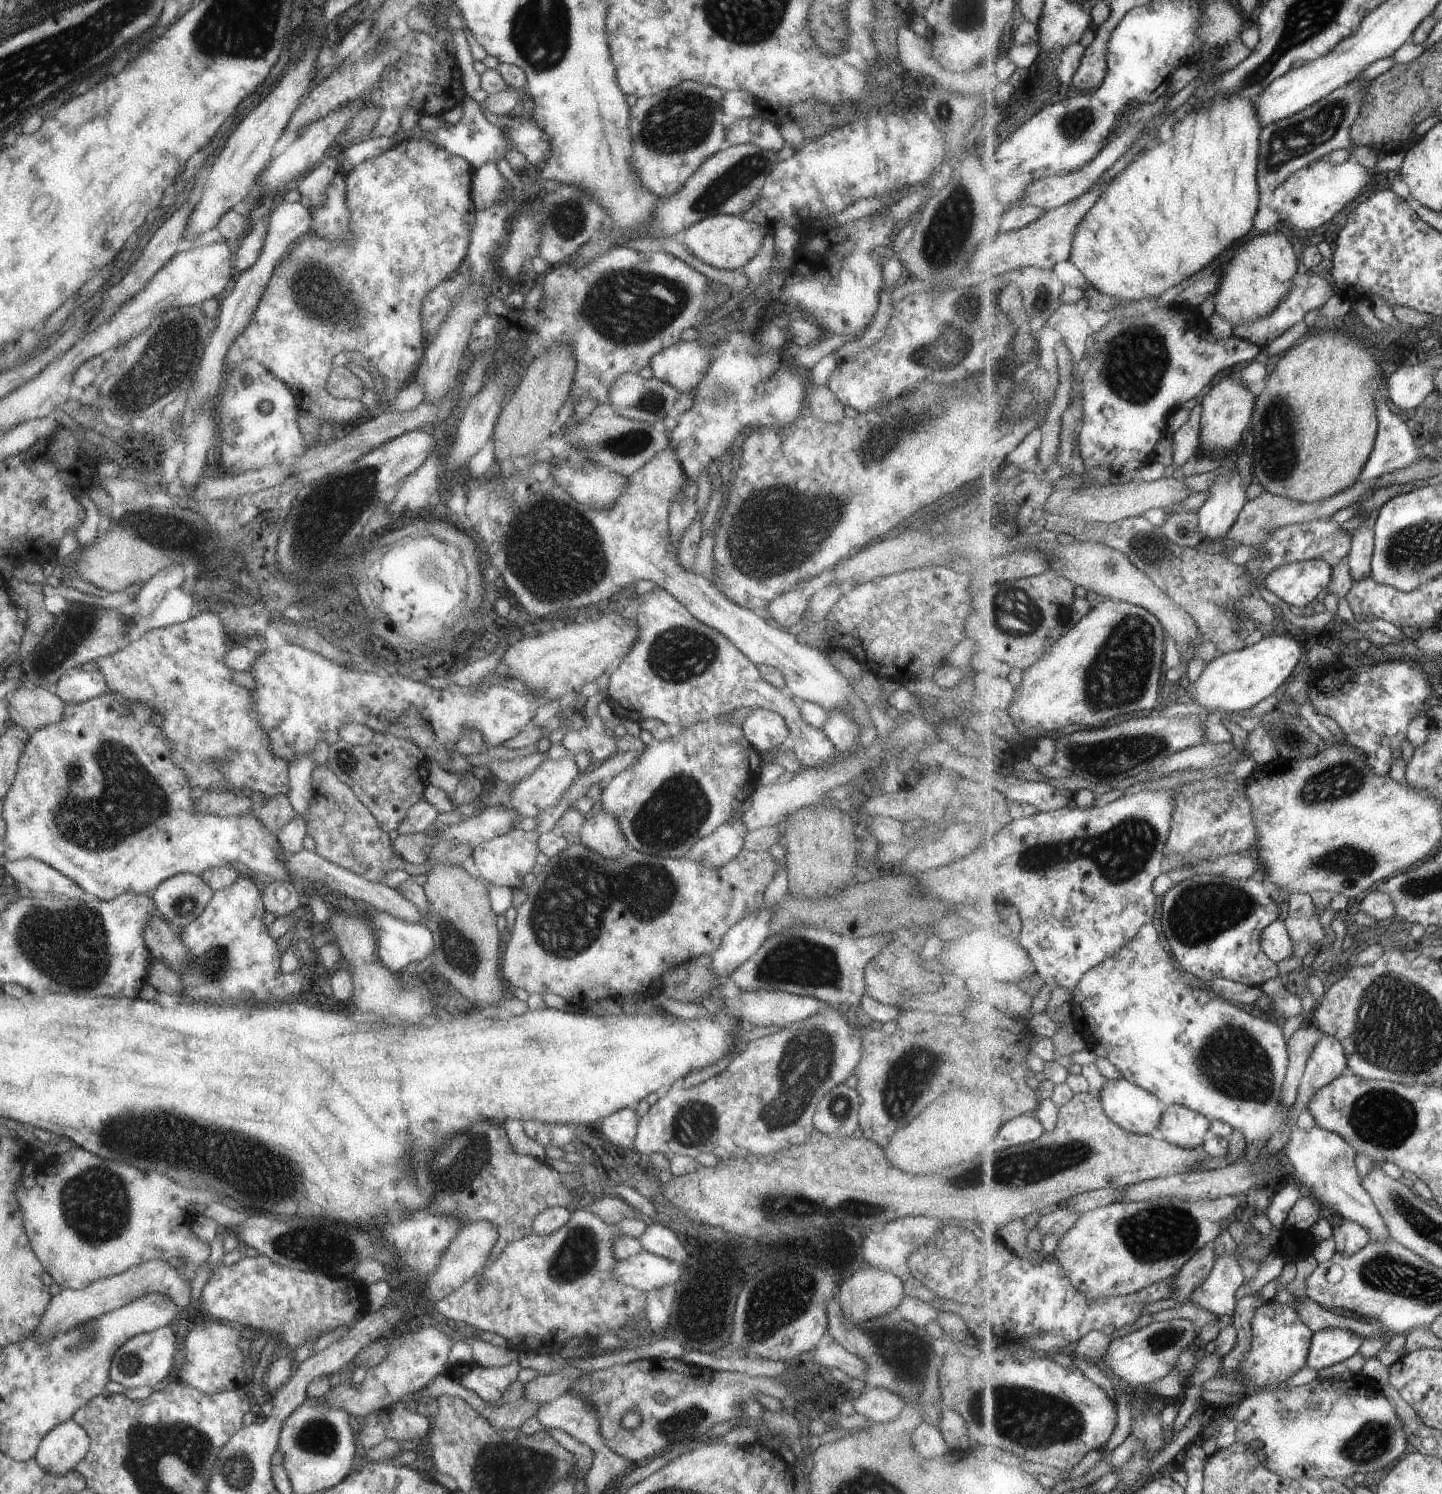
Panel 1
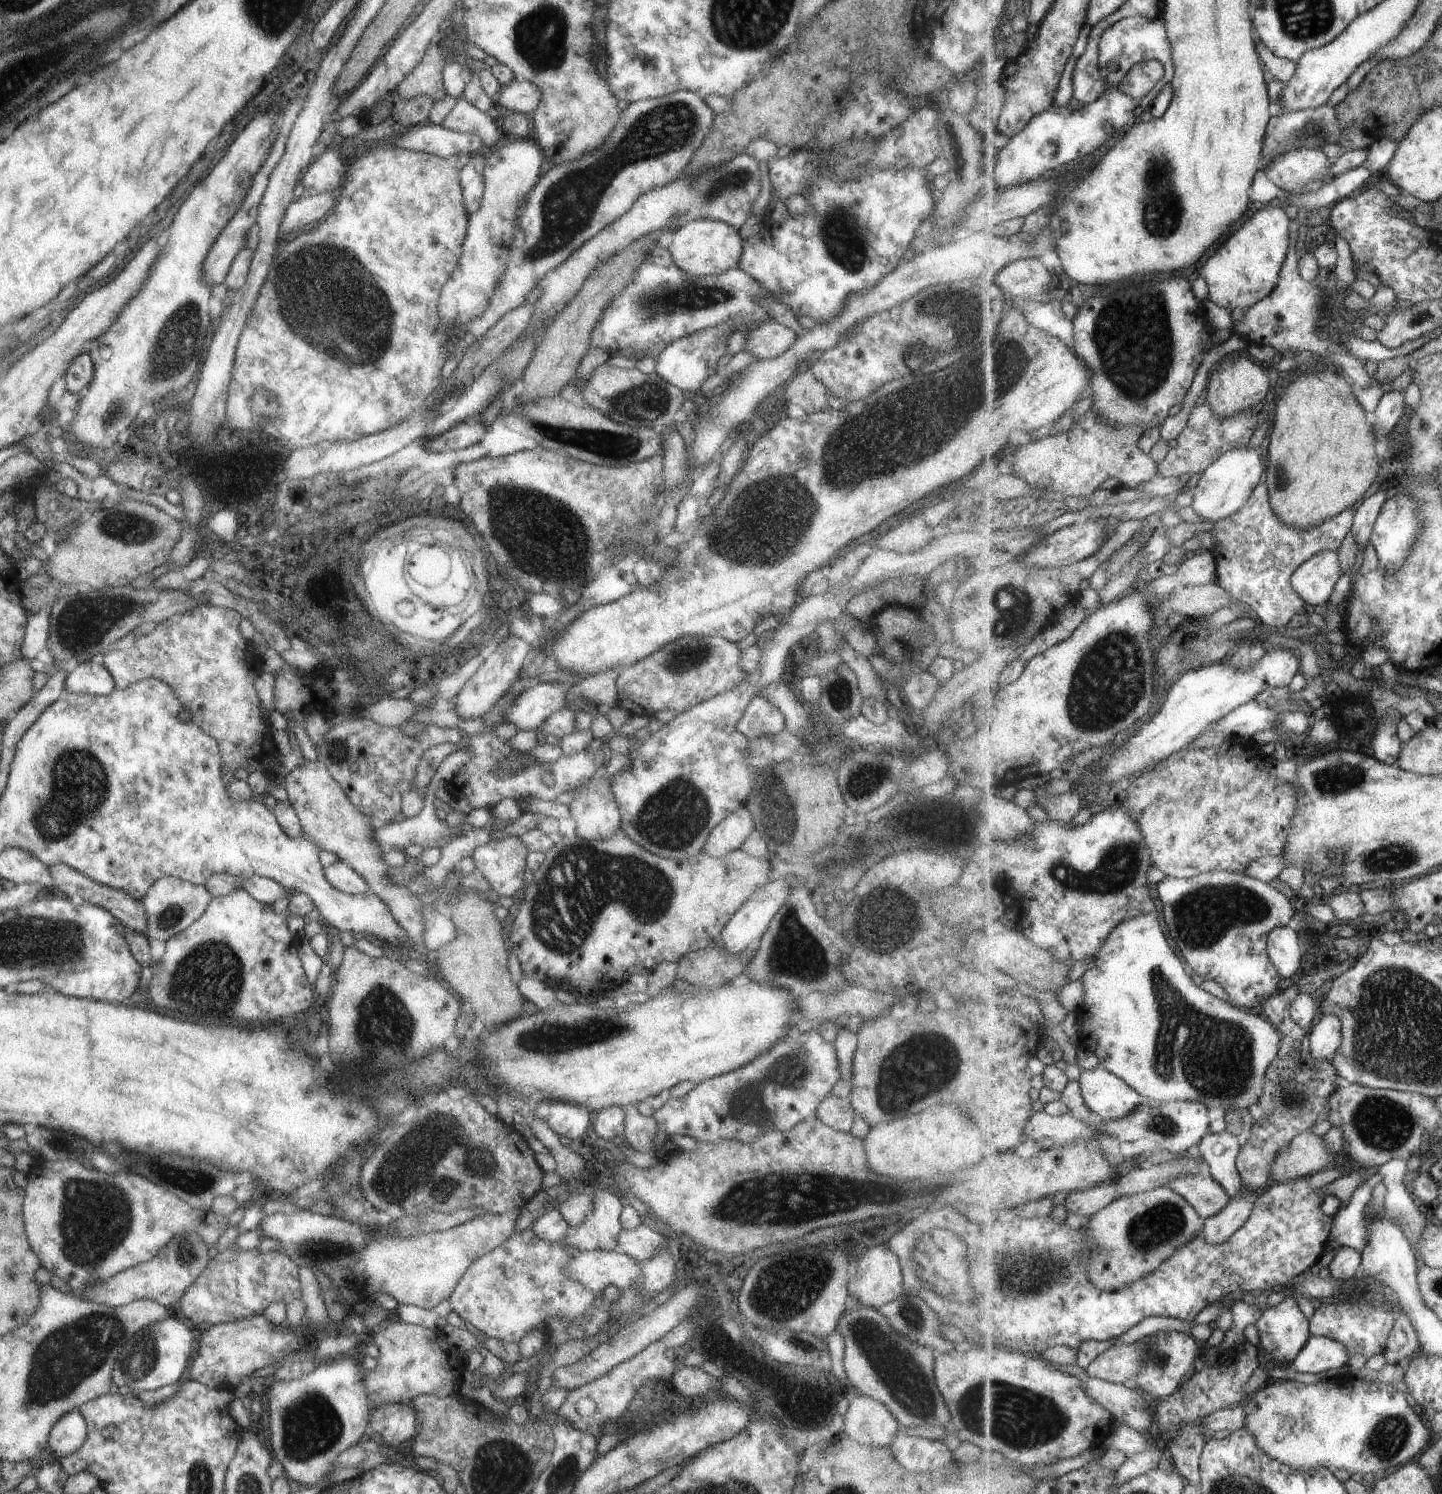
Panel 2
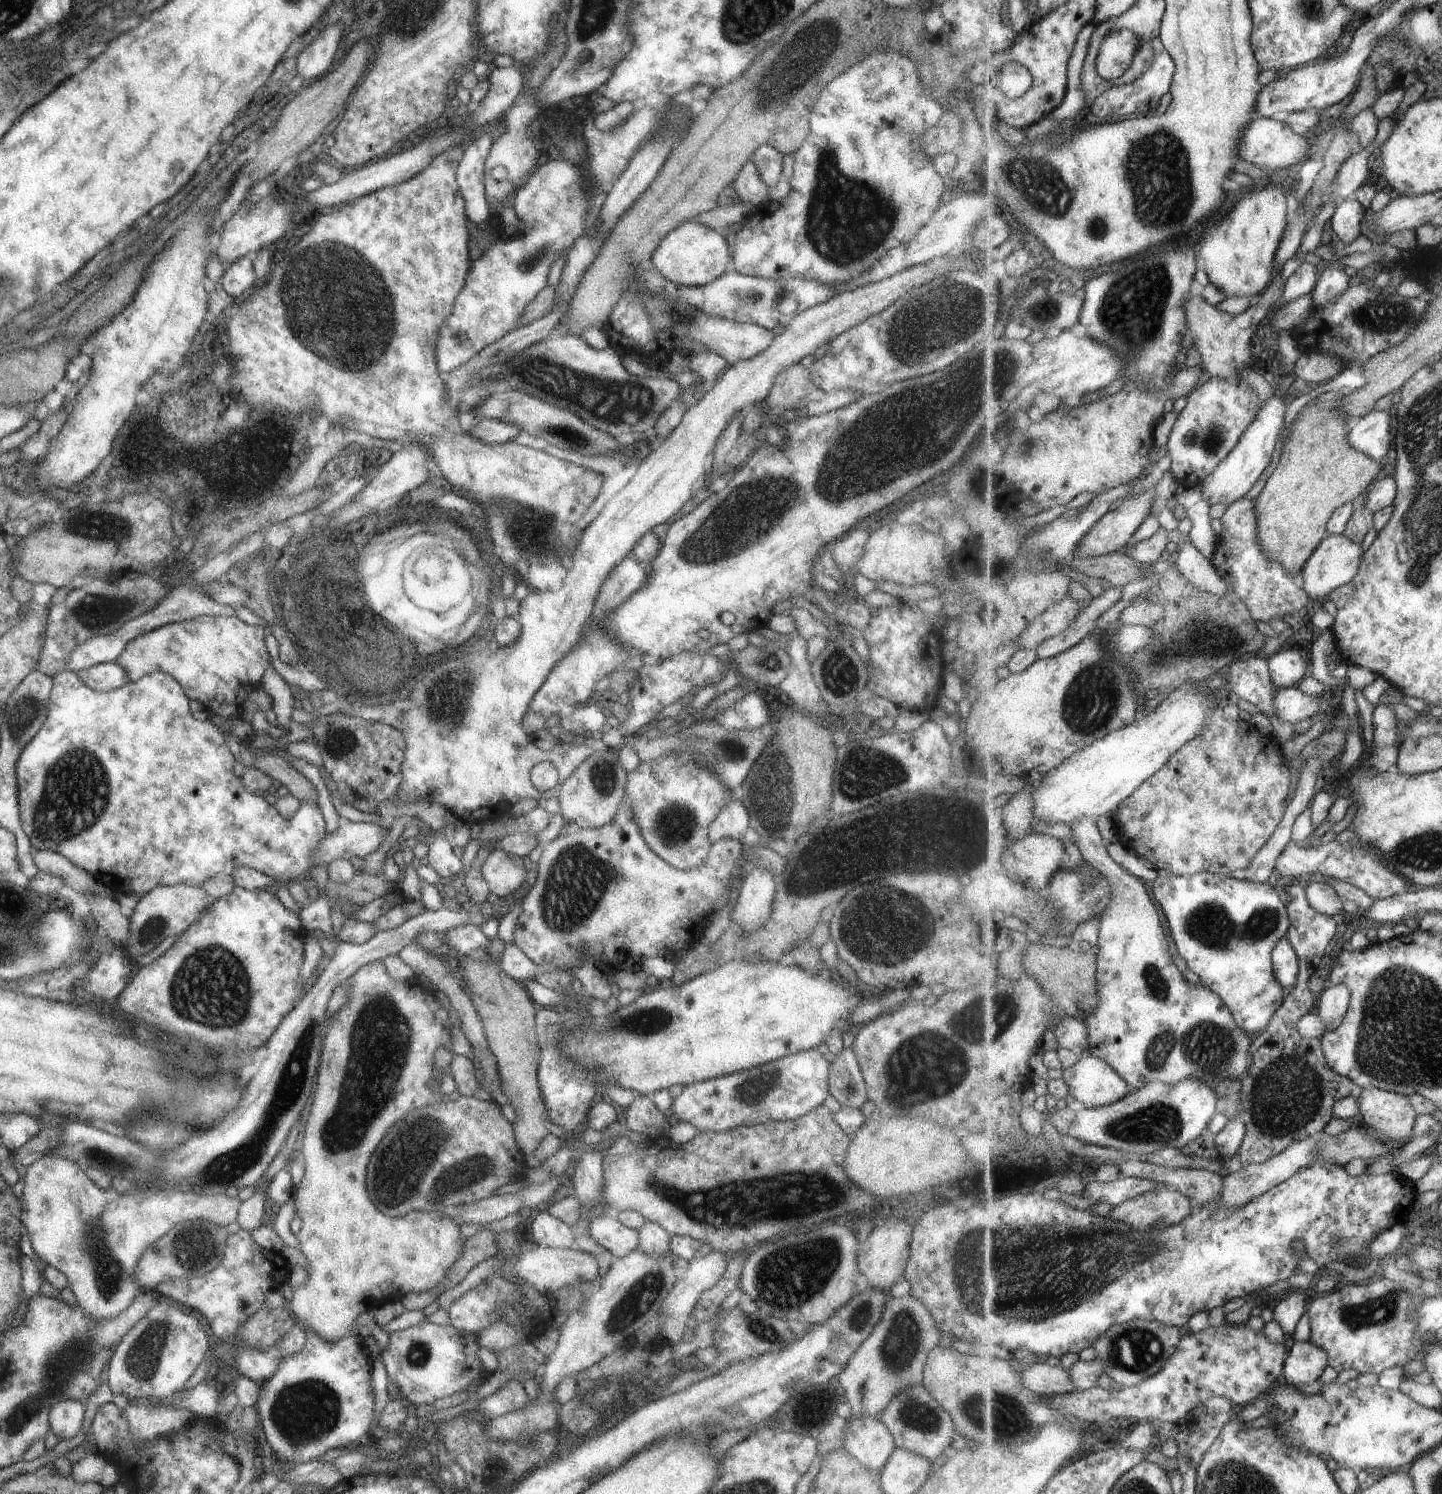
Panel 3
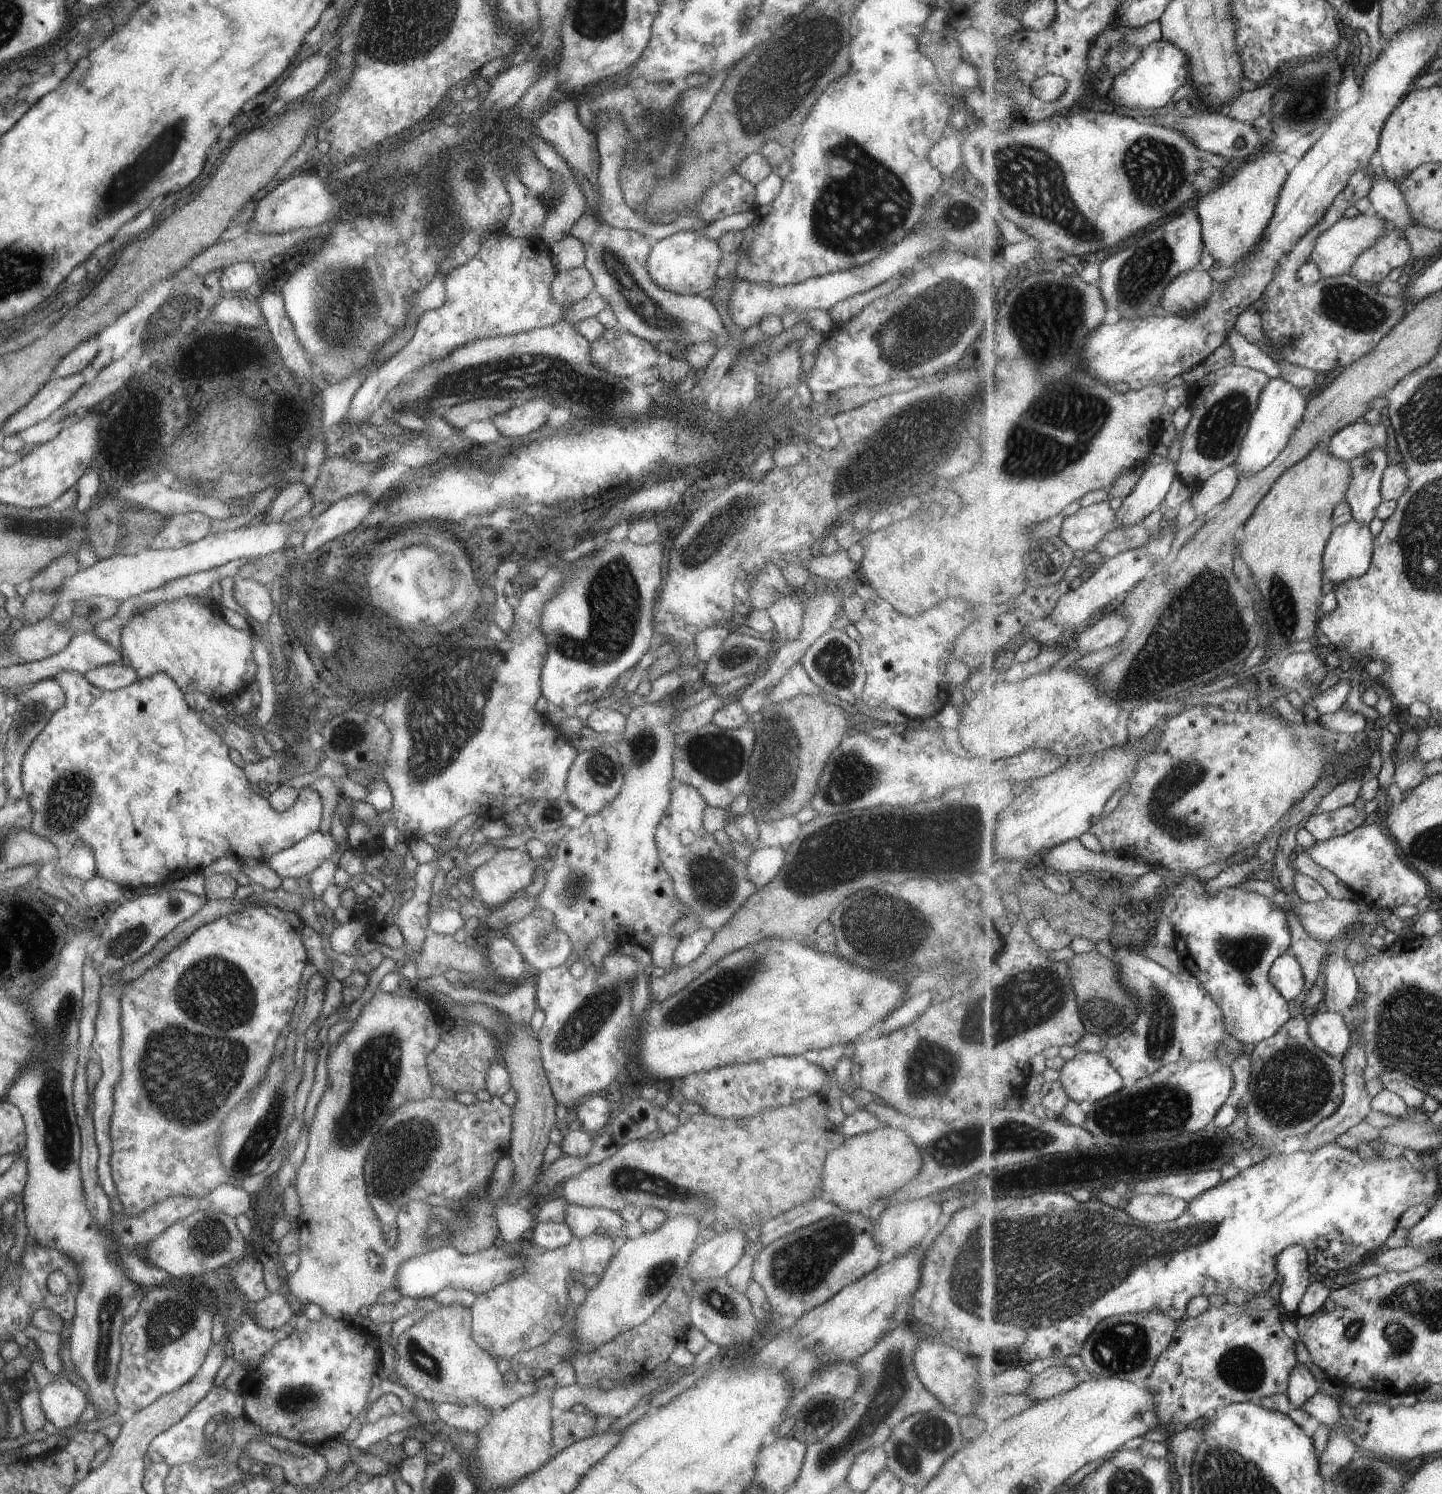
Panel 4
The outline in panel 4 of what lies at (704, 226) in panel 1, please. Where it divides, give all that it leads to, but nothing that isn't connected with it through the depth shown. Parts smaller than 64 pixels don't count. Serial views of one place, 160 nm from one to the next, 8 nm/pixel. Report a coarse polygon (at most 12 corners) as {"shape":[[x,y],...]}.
{"shape":[[680,230],[651,242],[645,268],[663,291],[704,295],[722,254]]}

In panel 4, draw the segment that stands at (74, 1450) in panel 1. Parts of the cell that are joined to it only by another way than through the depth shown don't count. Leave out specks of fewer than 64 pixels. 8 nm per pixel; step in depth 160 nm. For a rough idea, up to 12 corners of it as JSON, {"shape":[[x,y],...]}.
{"shape":[[62,1376],[38,1390],[46,1420],[59,1432],[87,1406],[79,1384]]}

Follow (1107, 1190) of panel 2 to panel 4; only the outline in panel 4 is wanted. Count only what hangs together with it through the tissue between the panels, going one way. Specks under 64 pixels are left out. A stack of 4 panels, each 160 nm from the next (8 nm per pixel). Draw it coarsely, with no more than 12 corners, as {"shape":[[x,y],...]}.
{"shape":[[1218,1170],[1136,1182],[1133,1196],[1175,1195],[1188,1200],[1216,1187]]}

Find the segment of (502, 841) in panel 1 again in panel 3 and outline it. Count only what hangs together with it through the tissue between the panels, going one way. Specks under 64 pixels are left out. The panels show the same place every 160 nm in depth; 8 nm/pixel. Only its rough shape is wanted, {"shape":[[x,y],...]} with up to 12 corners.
{"shape":[[493,849],[478,869],[489,892],[511,896],[523,884],[521,858]]}

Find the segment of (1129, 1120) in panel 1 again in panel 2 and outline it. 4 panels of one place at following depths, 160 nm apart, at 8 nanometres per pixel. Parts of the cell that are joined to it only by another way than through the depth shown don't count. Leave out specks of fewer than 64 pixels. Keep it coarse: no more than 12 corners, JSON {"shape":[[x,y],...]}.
{"shape":[[1103,1066],[1079,1082],[1089,1108],[1105,1121],[1127,1117],[1145,1100]]}

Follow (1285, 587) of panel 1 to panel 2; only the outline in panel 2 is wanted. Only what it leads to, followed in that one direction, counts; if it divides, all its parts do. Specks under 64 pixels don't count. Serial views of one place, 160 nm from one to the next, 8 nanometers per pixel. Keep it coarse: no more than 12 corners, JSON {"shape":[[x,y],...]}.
{"shape":[[1338,552],[1304,562],[1290,583],[1307,608],[1321,609],[1341,575]]}

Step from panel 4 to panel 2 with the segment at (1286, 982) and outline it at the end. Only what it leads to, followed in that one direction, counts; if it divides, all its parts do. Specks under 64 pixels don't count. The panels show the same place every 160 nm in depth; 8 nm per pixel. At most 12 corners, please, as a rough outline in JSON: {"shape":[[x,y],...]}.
{"shape":[[1290,924],[1268,936],[1268,955],[1285,978],[1303,969],[1308,942]]}

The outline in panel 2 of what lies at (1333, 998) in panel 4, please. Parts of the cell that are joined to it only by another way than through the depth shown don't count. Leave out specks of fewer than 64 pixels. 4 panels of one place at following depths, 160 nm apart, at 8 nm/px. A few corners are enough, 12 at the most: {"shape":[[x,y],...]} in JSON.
{"shape":[[1322,1014],[1309,1030],[1316,1061],[1331,1063],[1343,1042],[1341,1019]]}

